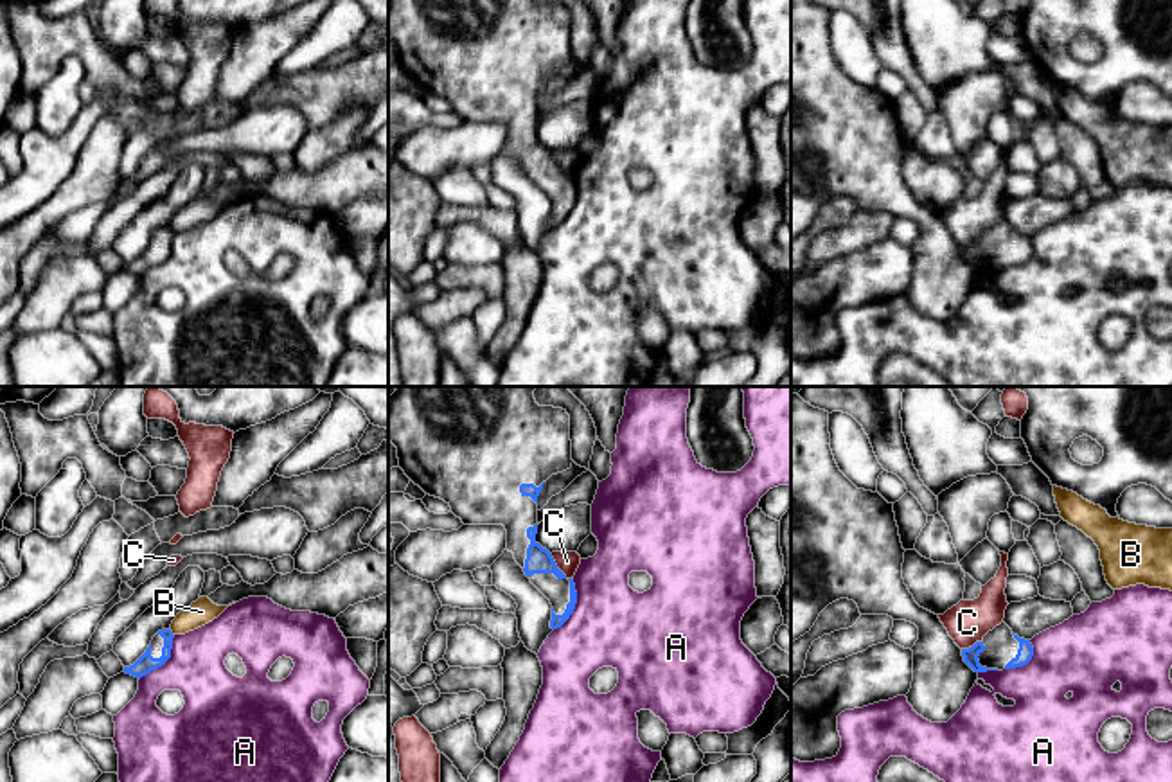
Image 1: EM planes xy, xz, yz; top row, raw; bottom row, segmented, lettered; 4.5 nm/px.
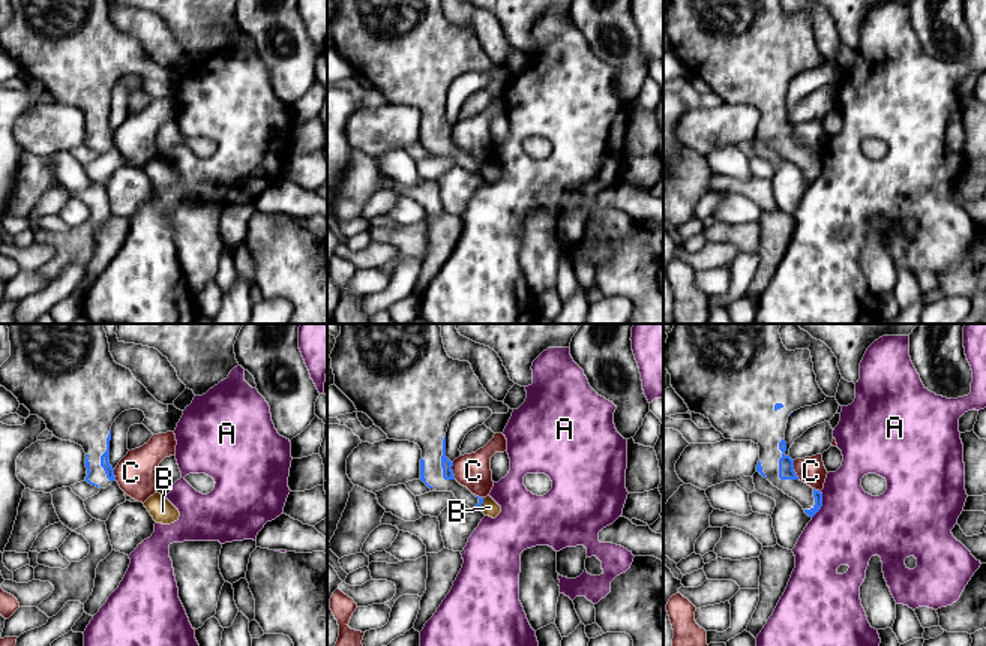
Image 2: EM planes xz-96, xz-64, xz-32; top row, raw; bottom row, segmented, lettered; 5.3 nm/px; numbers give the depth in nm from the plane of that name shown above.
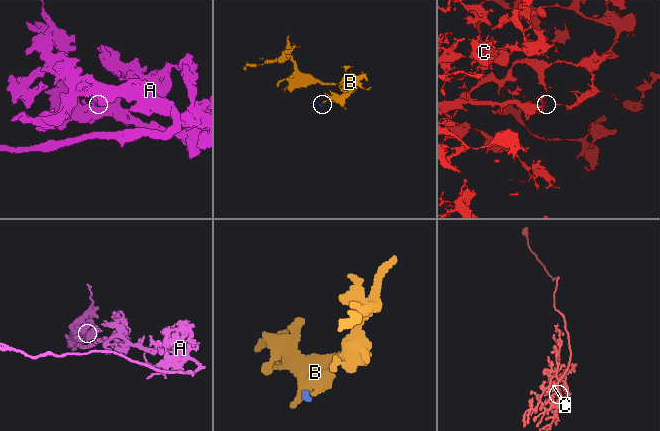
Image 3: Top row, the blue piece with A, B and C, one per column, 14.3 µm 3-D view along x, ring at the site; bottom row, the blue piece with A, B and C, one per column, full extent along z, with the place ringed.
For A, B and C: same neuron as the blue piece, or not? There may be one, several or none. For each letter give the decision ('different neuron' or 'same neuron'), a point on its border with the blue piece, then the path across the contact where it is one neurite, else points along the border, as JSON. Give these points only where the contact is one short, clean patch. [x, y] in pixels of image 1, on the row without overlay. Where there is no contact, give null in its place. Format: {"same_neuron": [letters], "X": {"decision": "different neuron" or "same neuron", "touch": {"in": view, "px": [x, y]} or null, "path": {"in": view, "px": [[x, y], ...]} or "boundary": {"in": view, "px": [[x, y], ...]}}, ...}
{"same_neuron": [], "A": {"decision": "different neuron", "touch": {"in": "xy", "px": [164, 259]}, "boundary": {"in": "xy", "px": [[175, 232], [171, 252], [139, 277]]}}, "B": {"decision": "different neuron", "touch": {"in": "xy", "px": [171, 229]}, "boundary": {"in": "xy", "px": [[169, 225], [173, 232]]}}, "C": {"decision": "different neuron", "touch": {"in": "xz", "px": [558, 166]}, "boundary": {"in": "xz", "px": [[550, 151], [554, 160], [572, 177]]}}}

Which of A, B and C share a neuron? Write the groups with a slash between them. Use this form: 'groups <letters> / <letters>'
groups A / B / C

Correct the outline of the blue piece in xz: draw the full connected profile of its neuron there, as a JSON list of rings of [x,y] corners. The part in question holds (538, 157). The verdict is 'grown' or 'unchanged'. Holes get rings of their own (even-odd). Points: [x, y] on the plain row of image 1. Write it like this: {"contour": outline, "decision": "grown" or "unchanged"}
{"contour": [[[388,0],[388,40],[397,45],[399,65],[426,92],[444,97],[464,122],[503,122],[507,147],[514,151],[530,180],[550,198],[550,225],[561,225],[575,207],[577,189],[536,138],[537,93],[543,81],[572,65],[570,13],[563,5],[537,0]]], "decision": "grown"}

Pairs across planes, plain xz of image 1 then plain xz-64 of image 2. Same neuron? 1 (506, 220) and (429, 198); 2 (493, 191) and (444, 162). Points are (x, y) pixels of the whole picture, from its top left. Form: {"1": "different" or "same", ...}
{"1": "same", "2": "same"}

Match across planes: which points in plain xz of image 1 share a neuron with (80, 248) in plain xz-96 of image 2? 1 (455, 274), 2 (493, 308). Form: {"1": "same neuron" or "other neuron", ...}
{"1": "same neuron", "2": "other neuron"}

